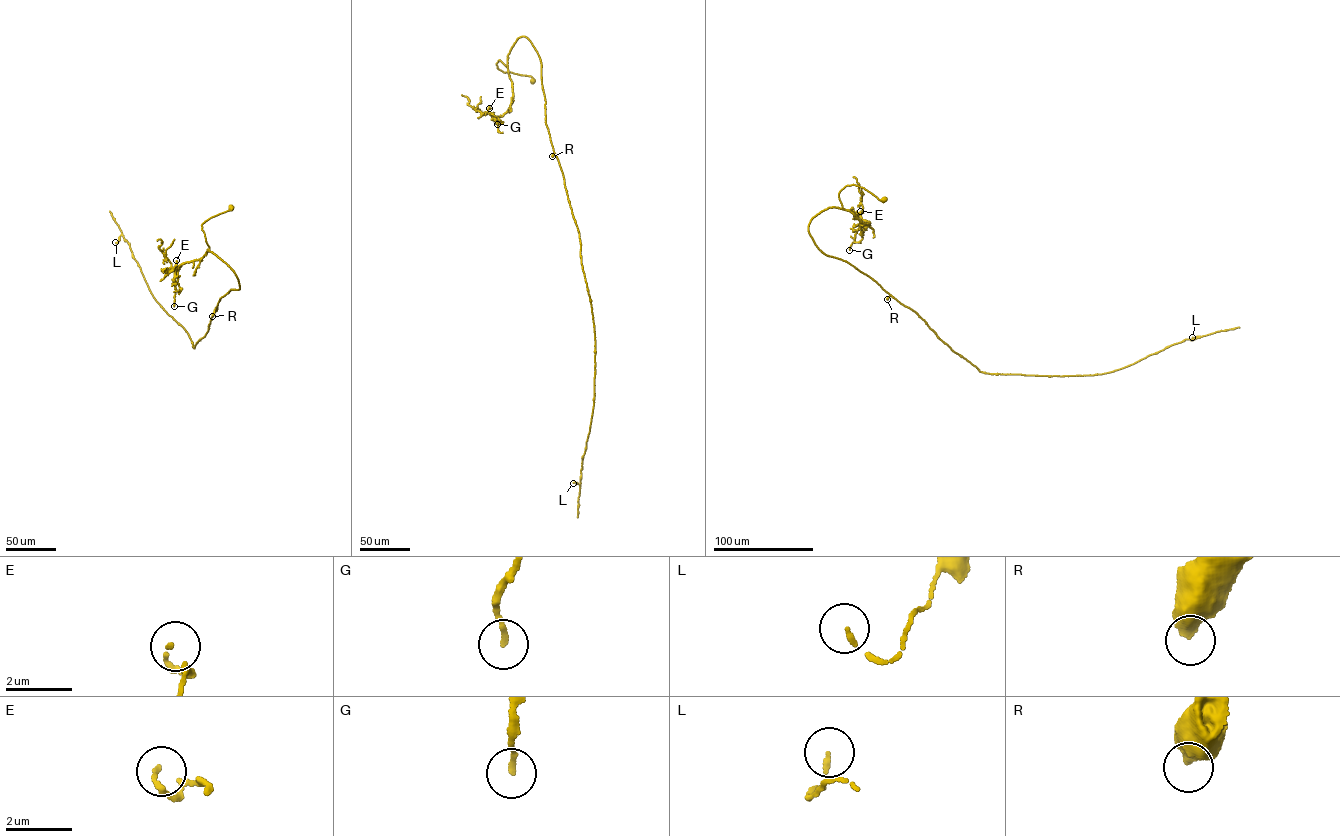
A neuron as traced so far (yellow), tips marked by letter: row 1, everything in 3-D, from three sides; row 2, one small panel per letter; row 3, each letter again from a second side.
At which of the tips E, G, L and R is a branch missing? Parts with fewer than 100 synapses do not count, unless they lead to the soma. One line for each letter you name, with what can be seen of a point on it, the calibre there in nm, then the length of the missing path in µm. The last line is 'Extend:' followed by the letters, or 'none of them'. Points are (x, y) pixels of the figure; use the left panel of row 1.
Extend: none of them

